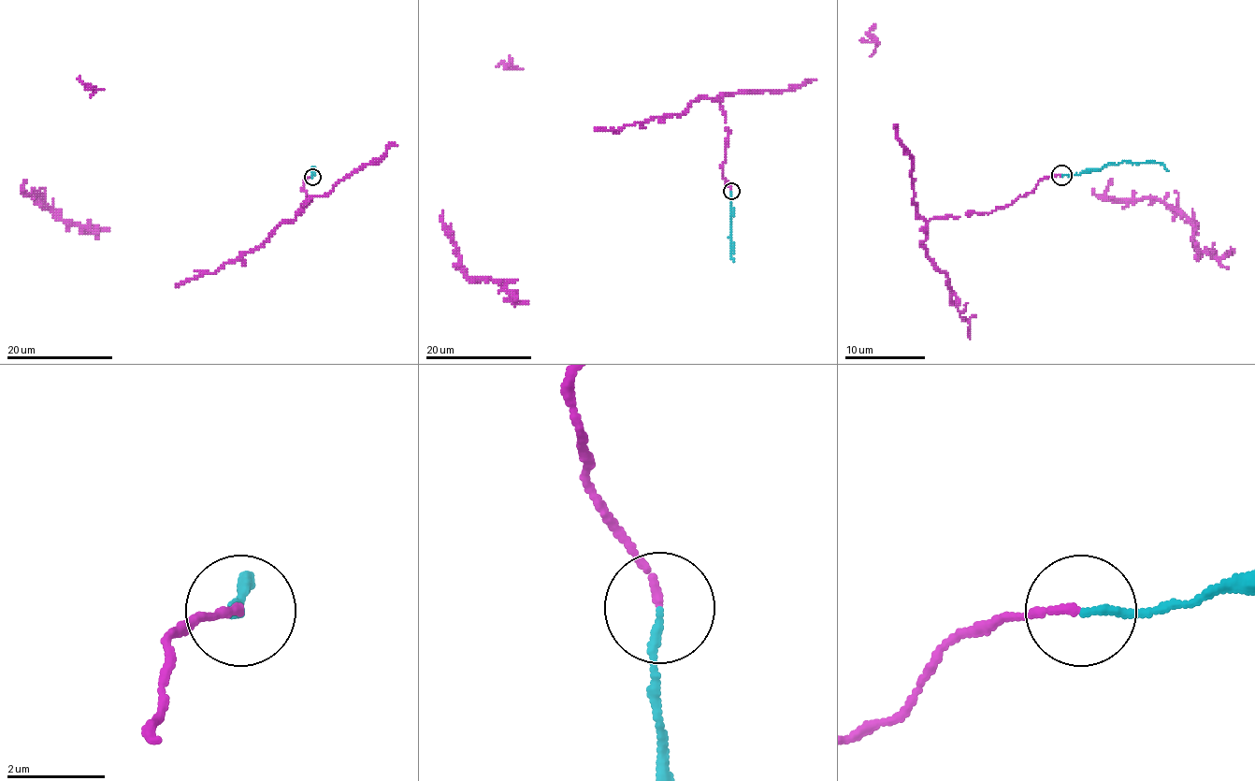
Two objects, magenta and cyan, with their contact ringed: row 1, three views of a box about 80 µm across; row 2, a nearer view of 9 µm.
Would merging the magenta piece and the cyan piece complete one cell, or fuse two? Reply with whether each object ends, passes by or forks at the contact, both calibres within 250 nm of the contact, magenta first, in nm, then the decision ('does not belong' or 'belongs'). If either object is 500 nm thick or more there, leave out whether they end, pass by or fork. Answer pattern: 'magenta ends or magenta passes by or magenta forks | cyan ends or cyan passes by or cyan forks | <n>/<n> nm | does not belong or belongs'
magenta ends | cyan ends | 130/150 nm | belongs

